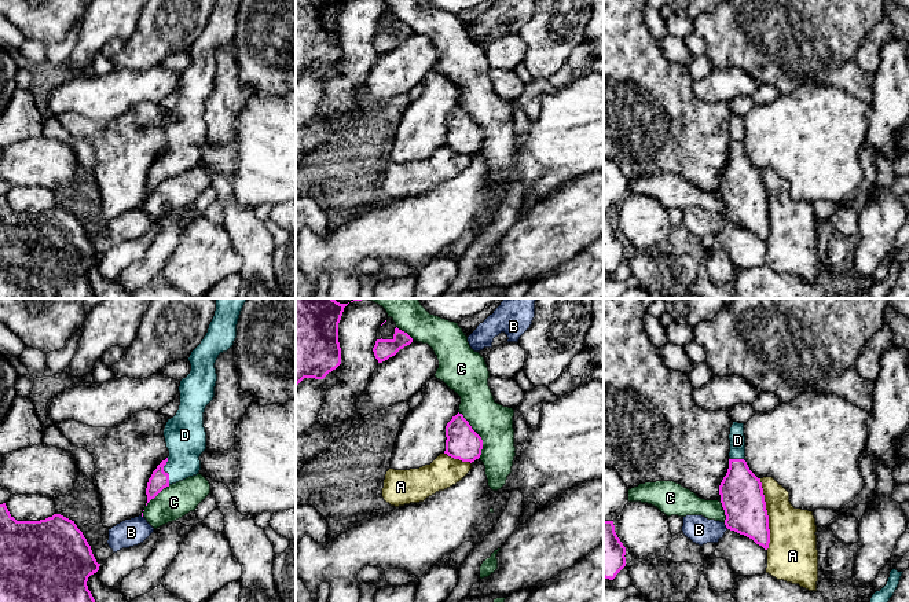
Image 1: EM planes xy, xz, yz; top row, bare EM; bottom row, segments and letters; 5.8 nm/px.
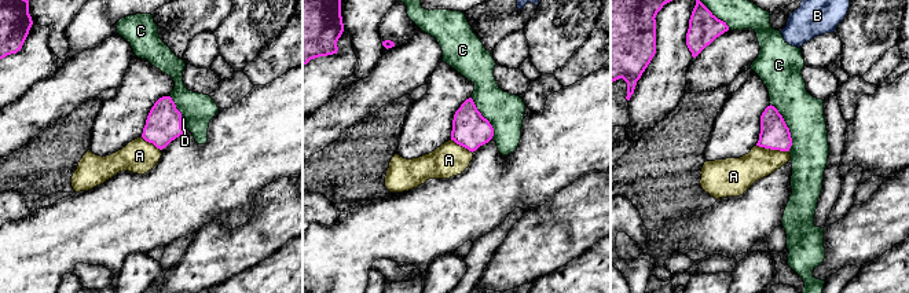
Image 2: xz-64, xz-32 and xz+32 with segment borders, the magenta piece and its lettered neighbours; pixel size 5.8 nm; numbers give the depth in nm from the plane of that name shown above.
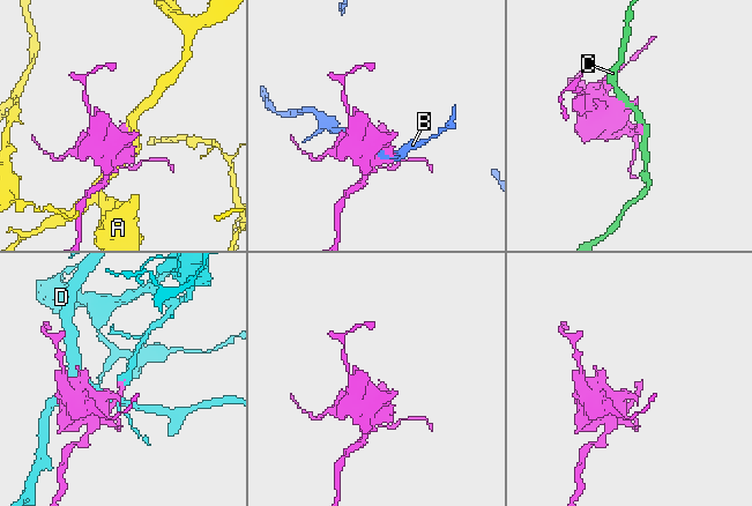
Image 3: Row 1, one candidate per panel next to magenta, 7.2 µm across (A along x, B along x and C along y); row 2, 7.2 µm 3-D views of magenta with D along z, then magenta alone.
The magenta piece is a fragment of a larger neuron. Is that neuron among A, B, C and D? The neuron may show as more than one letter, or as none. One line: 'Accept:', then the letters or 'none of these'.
Accept: D

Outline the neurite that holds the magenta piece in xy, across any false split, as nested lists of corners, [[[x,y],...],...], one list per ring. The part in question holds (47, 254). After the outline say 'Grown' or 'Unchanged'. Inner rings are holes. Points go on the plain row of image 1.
[[[6,195],[0,197],[0,298],[98,298],[87,274],[99,258],[74,213],[61,206],[40,213],[17,213]]]. Unchanged

